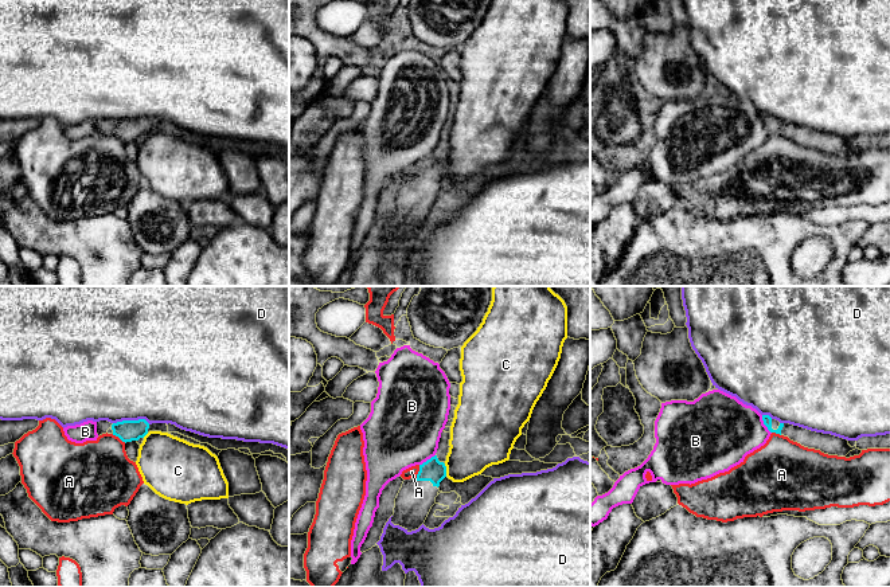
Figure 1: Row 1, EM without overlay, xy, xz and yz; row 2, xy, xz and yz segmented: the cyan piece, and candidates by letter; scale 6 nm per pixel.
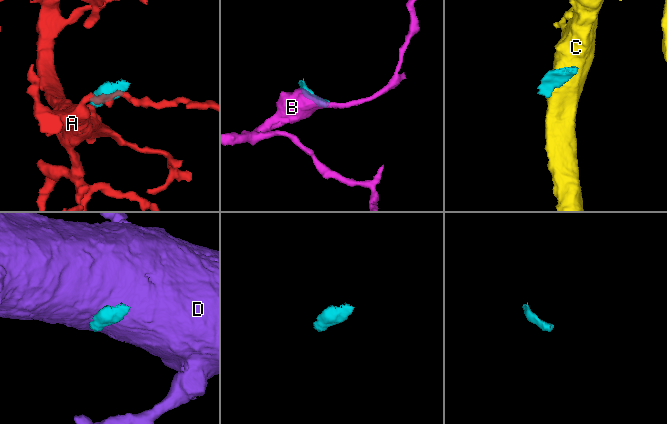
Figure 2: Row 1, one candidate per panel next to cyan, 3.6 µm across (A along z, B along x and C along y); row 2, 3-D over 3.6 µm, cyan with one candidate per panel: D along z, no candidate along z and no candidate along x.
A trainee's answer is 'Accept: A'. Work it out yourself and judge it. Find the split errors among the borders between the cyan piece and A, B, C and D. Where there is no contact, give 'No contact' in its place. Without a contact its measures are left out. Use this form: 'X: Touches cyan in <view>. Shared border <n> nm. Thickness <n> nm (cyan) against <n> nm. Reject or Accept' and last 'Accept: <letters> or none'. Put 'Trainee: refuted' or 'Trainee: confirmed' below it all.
A: Touches cyan in xz. Shared border 90 nm. Thickness 140 nm (cyan) against 70 nm. Reject
B: Touches cyan in yz. Shared border 130 nm. Thickness 50 nm (cyan) against 400 nm. Reject
C: Touches cyan in xz. Shared border 80 nm. Thickness 140 nm (cyan) against 320 nm. Reject
D: Touches cyan in xy. Shared border 220 nm. Thickness 130 nm (cyan) against 500 nm. Reject
Accept: none
Trainee: refuted

